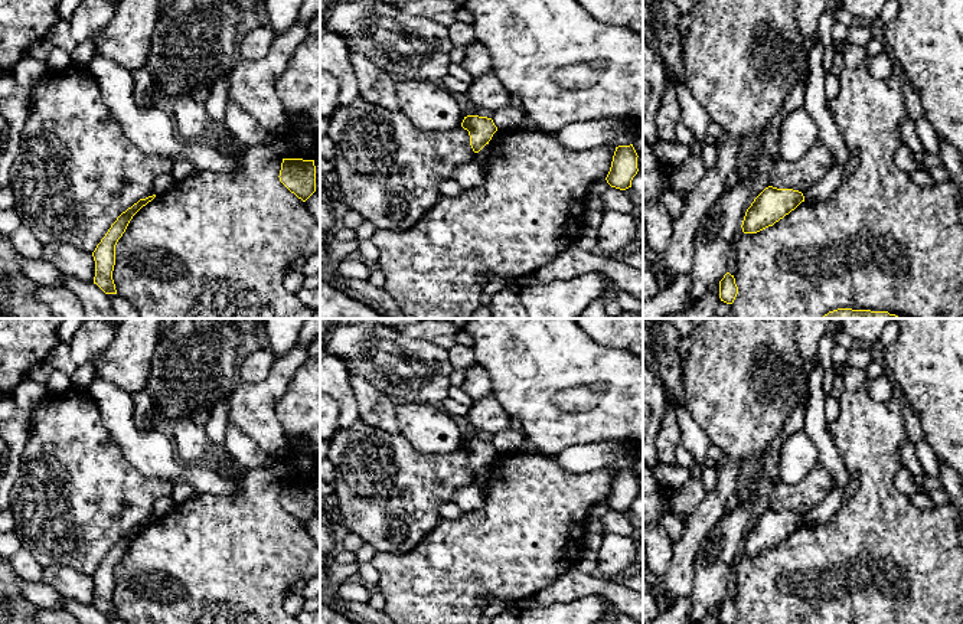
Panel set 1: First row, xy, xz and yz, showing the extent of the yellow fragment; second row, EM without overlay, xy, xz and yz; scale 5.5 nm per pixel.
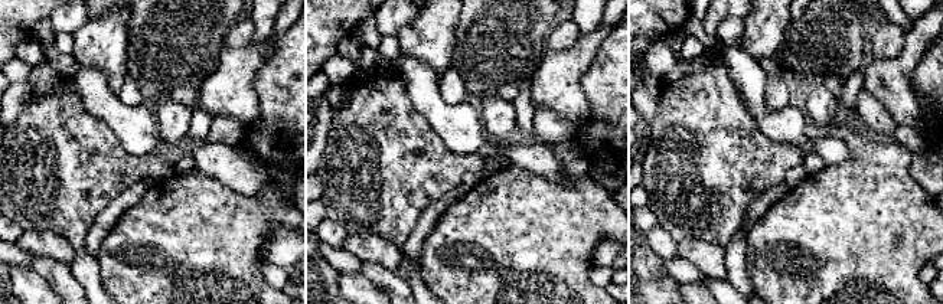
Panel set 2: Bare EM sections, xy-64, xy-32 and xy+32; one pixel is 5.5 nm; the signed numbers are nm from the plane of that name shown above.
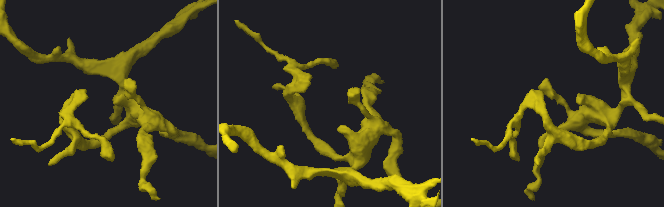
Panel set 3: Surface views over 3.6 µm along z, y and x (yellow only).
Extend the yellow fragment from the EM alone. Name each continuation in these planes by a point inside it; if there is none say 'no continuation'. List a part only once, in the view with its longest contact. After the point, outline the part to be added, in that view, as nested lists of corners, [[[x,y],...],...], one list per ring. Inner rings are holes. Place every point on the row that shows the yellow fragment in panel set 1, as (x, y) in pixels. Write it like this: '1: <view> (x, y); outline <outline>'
no continuation

